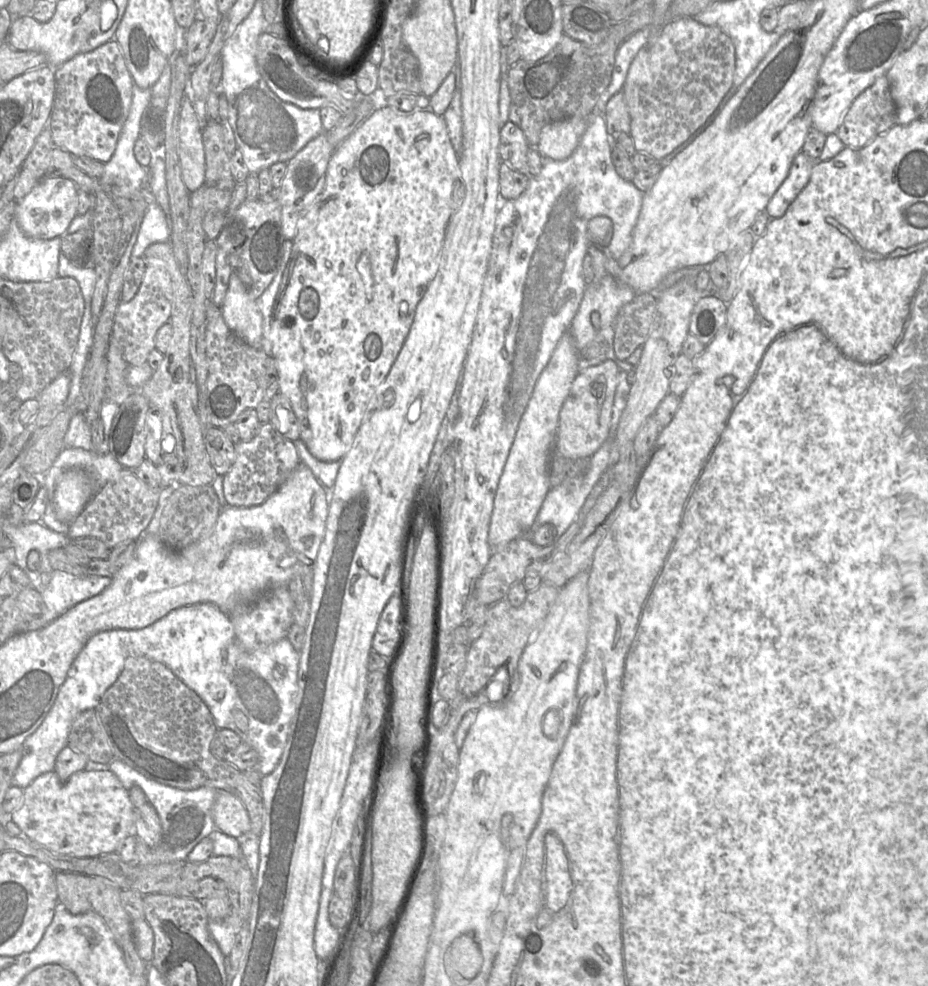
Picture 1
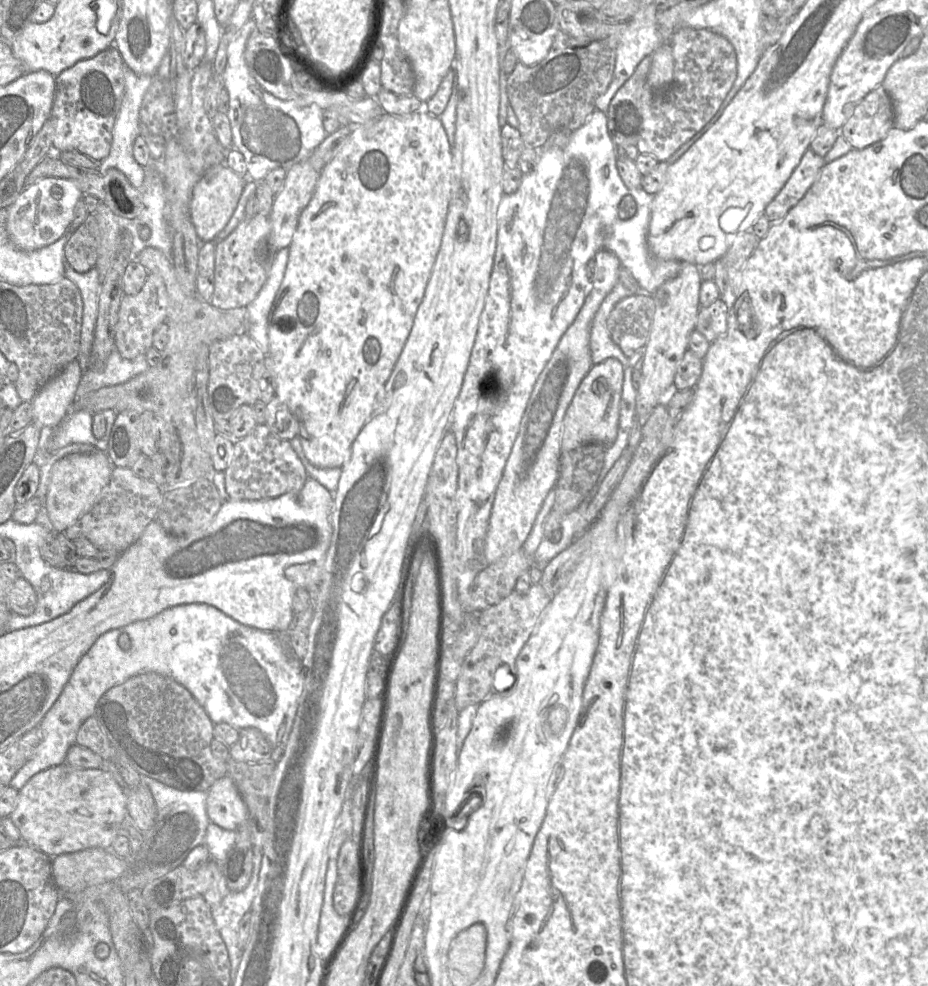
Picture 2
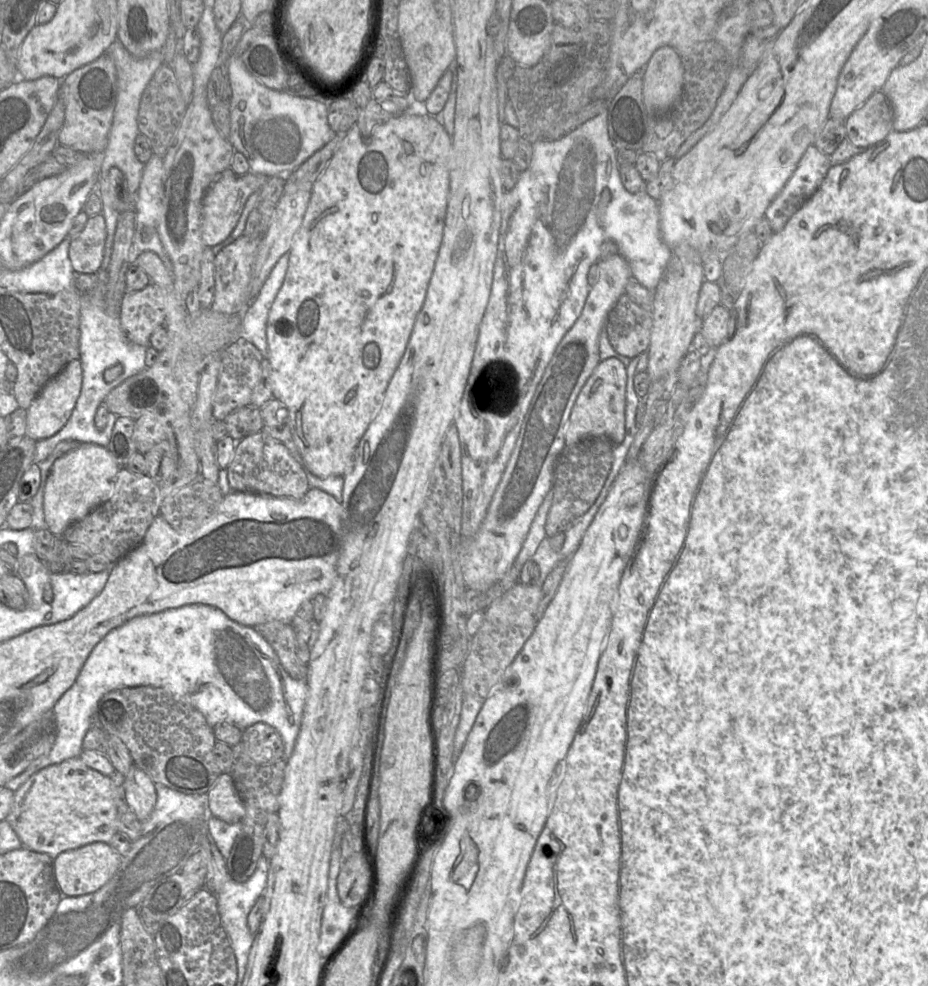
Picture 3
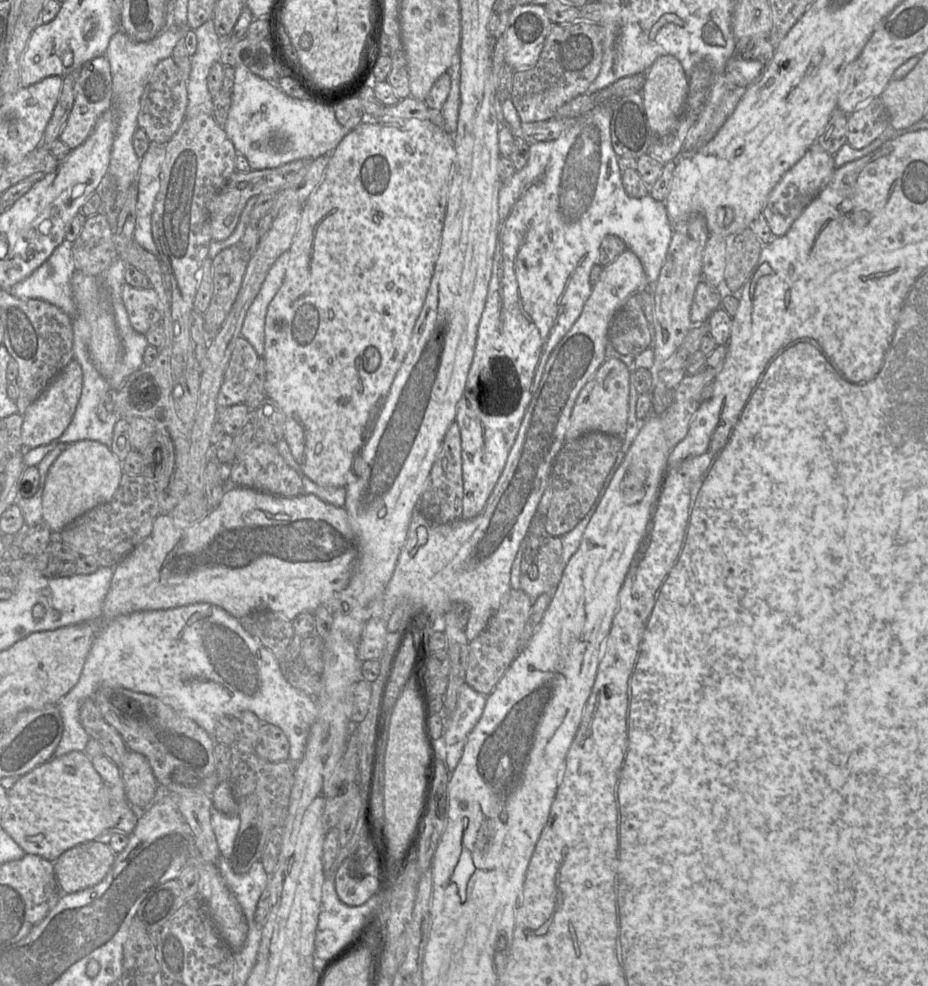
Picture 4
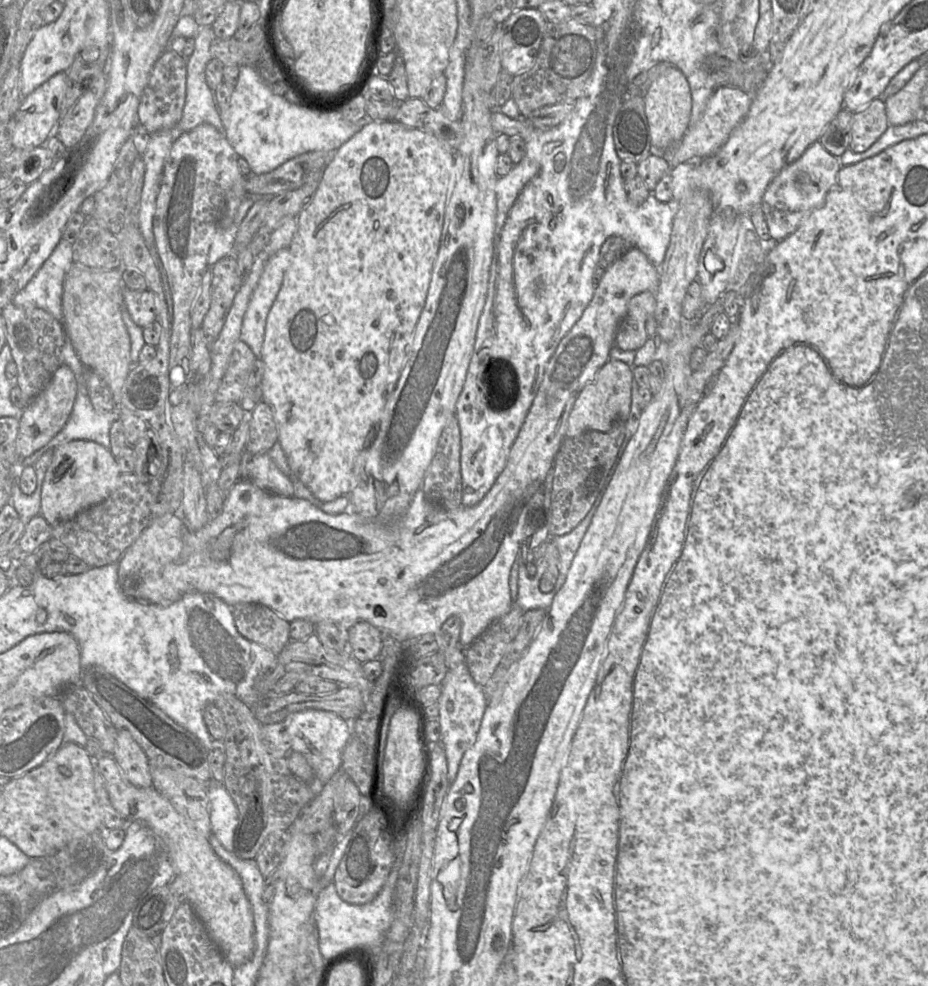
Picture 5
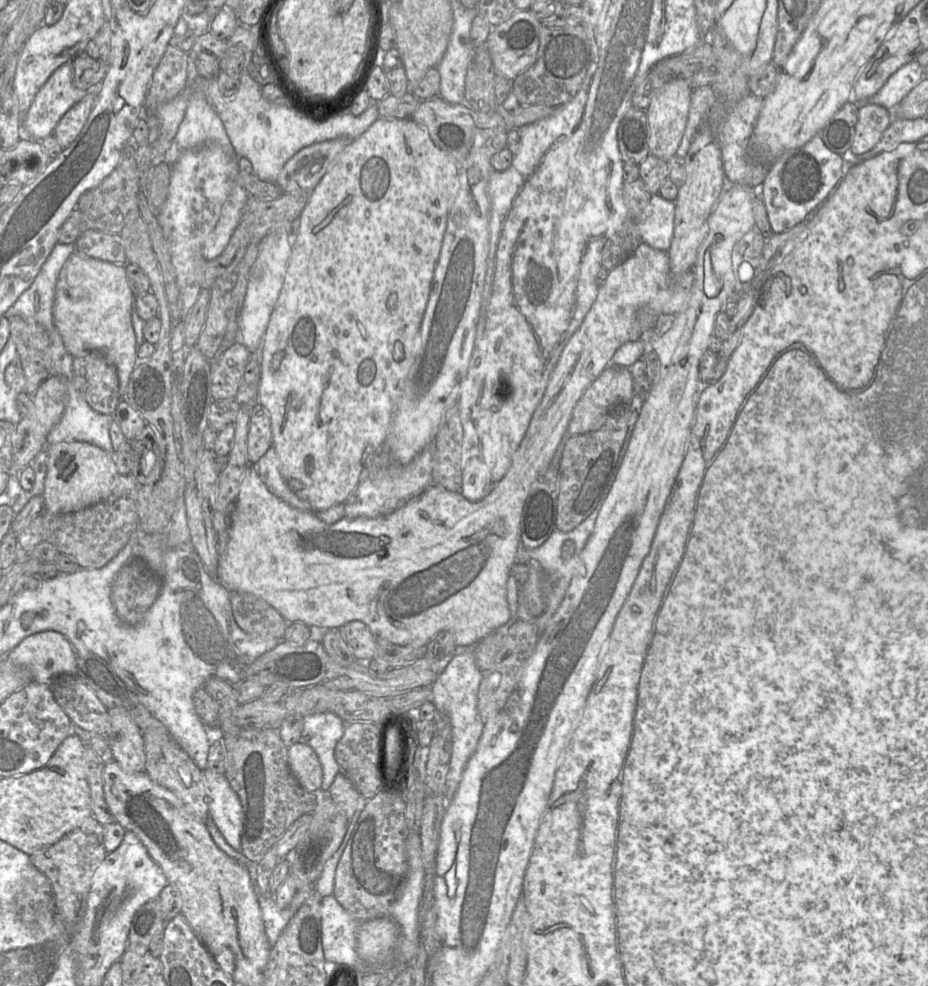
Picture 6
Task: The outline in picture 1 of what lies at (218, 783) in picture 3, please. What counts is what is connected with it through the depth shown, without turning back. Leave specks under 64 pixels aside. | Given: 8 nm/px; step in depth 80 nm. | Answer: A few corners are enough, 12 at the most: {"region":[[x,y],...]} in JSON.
{"region":[[217,791],[212,807],[216,829],[235,838],[250,832],[242,801]]}

